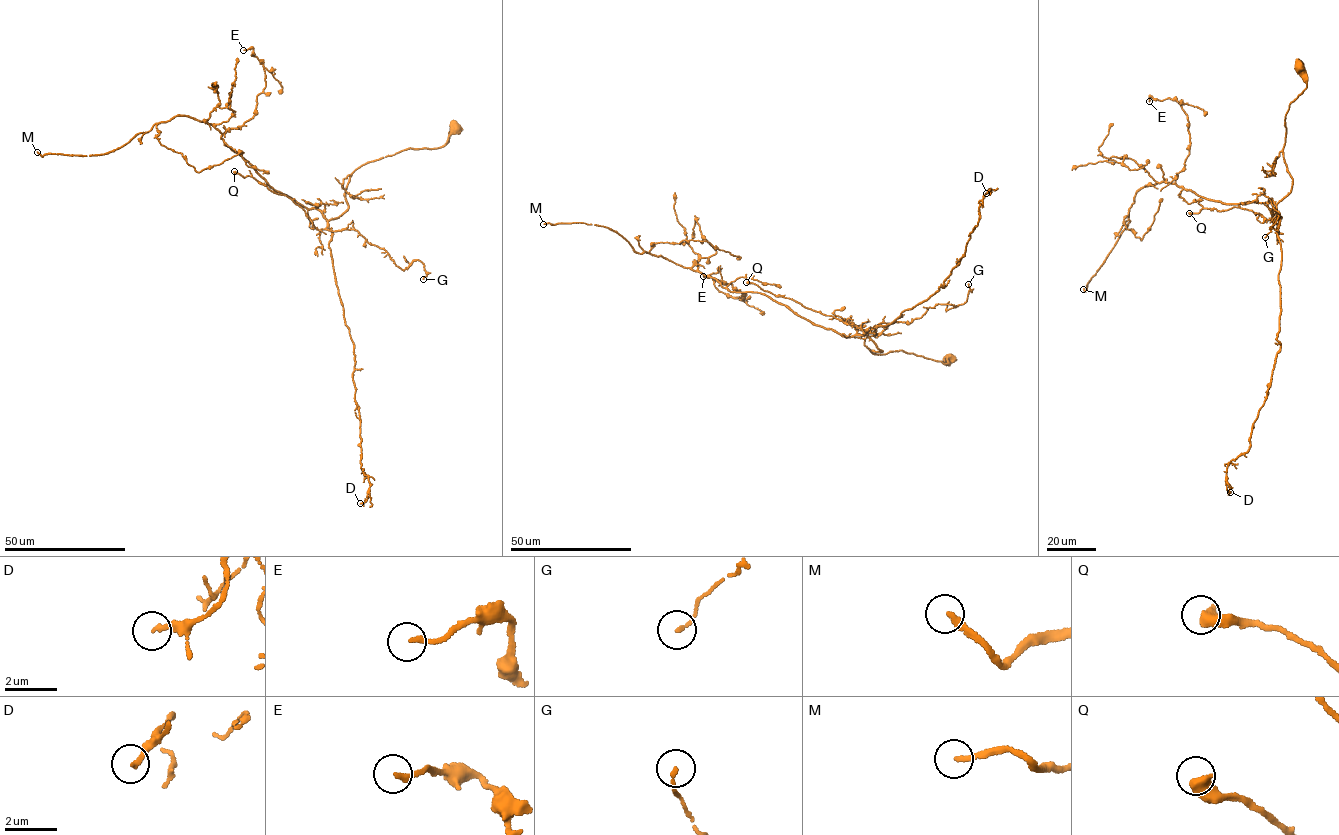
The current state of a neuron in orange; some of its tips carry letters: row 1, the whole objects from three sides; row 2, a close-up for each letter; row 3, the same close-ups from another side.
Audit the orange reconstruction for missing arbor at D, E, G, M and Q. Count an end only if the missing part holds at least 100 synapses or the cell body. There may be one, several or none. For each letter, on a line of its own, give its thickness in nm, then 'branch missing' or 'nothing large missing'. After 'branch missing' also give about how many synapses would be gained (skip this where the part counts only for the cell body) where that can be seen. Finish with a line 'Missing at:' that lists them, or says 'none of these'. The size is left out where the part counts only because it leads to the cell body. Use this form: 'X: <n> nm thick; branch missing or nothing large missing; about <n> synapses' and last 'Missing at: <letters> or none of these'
D: 240 nm thick; nothing large missing
E: 190 nm thick; nothing large missing
G: 120 nm thick; nothing large missing
M: 220 nm thick; branch missing; about 180 synapses
Q: 550 nm thick; nothing large missing
Missing at: M

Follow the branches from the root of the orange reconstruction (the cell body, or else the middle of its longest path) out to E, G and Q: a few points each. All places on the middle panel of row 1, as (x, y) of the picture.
E: (950, 359), (874, 354), (882, 351), (866, 335), (841, 336), (721, 282), (745, 295), (733, 298), (703, 276)
G: (950, 359), (874, 354), (882, 351), (867, 330), (963, 304), (968, 284)
Q: (950, 359), (951, 361), (945, 364), (901, 350), (874, 354), (872, 349), (882, 351), (864, 330), (746, 282)

